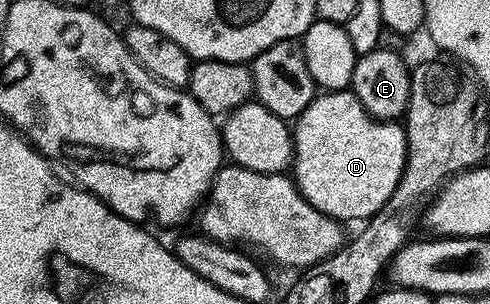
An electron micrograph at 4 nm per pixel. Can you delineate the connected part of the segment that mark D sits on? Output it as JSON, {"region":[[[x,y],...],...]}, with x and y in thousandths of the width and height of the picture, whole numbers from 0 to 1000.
{"region":[[[718,299],[651,303],[598,401],[596,447],[600,605],[645,694],[696,734],[773,701],[829,553],[827,421],[759,385]]]}

